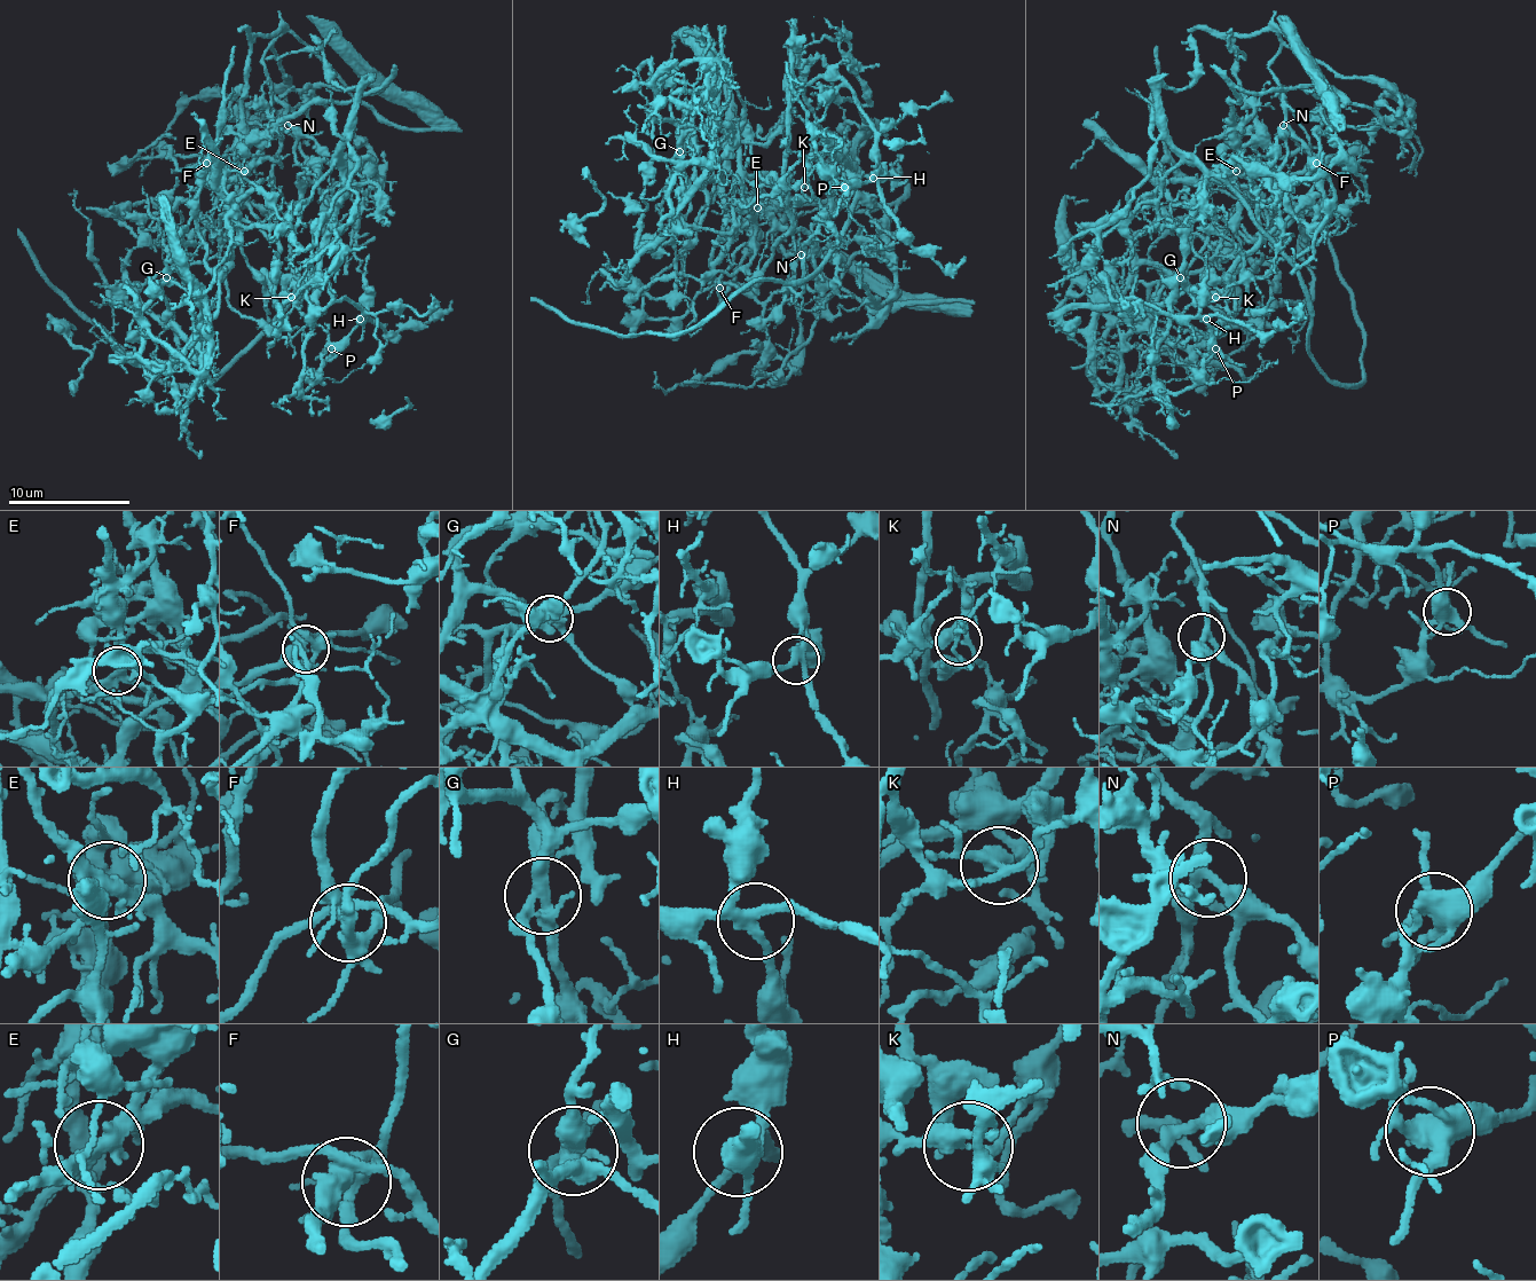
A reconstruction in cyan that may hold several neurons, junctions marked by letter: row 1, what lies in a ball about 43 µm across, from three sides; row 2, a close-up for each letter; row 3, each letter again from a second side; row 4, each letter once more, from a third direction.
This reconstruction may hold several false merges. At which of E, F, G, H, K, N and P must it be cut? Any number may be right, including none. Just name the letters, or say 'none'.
E, F, G, K, P

